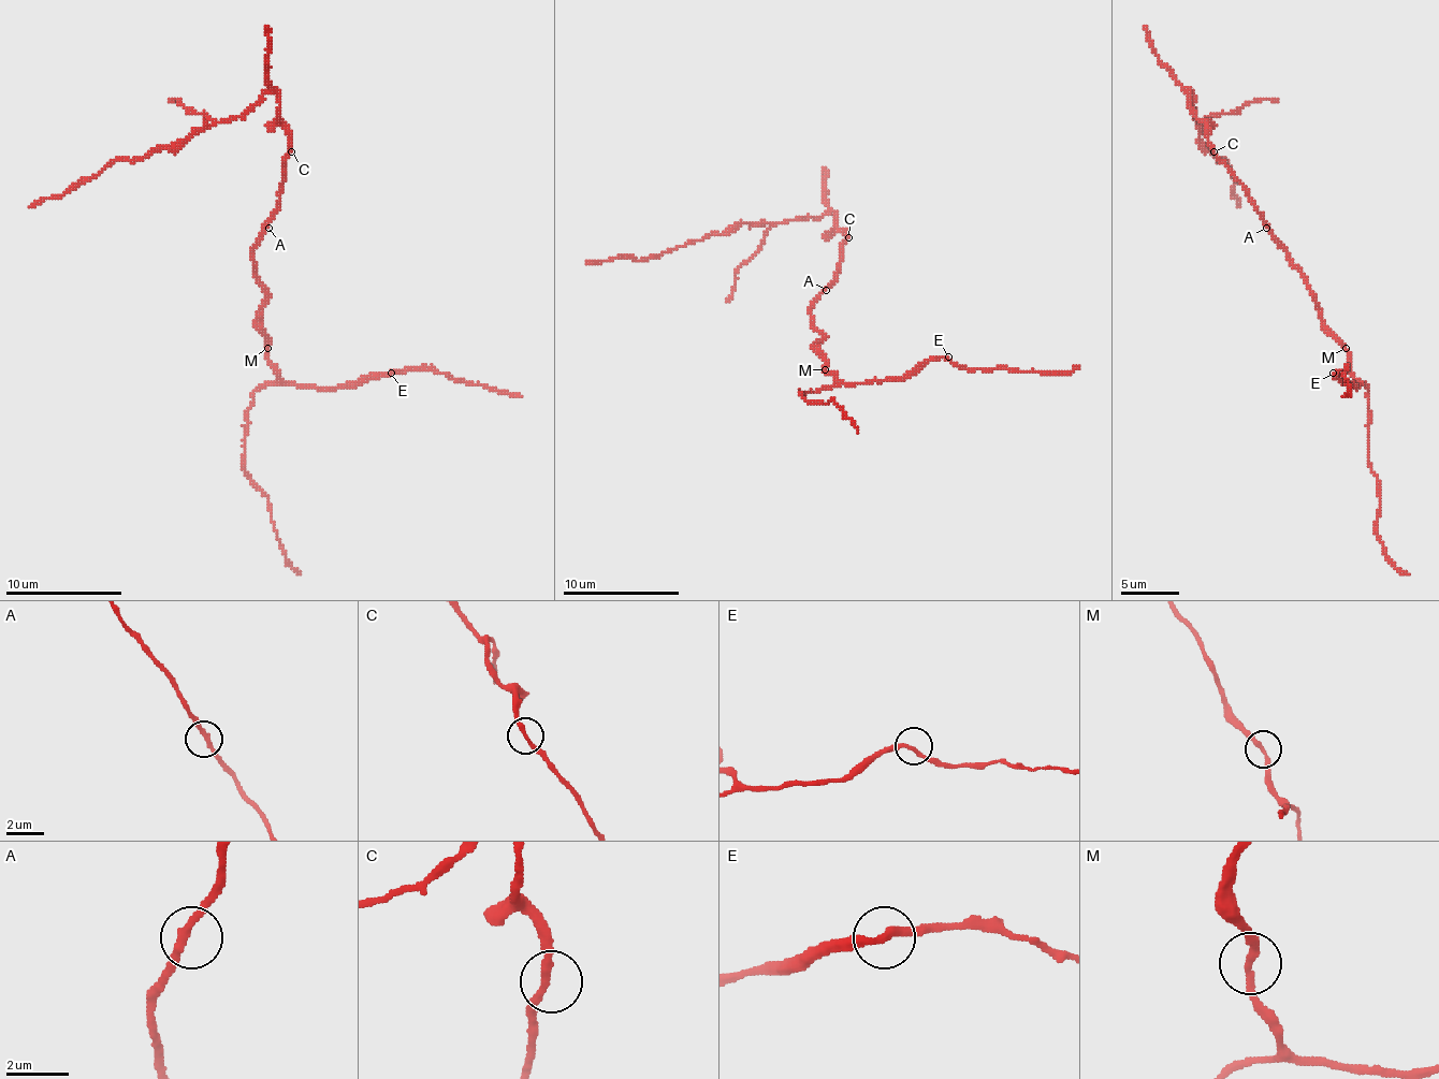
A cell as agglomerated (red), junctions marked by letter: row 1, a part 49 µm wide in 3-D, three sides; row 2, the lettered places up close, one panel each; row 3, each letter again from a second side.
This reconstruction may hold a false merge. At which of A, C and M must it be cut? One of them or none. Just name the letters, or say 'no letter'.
no letter

